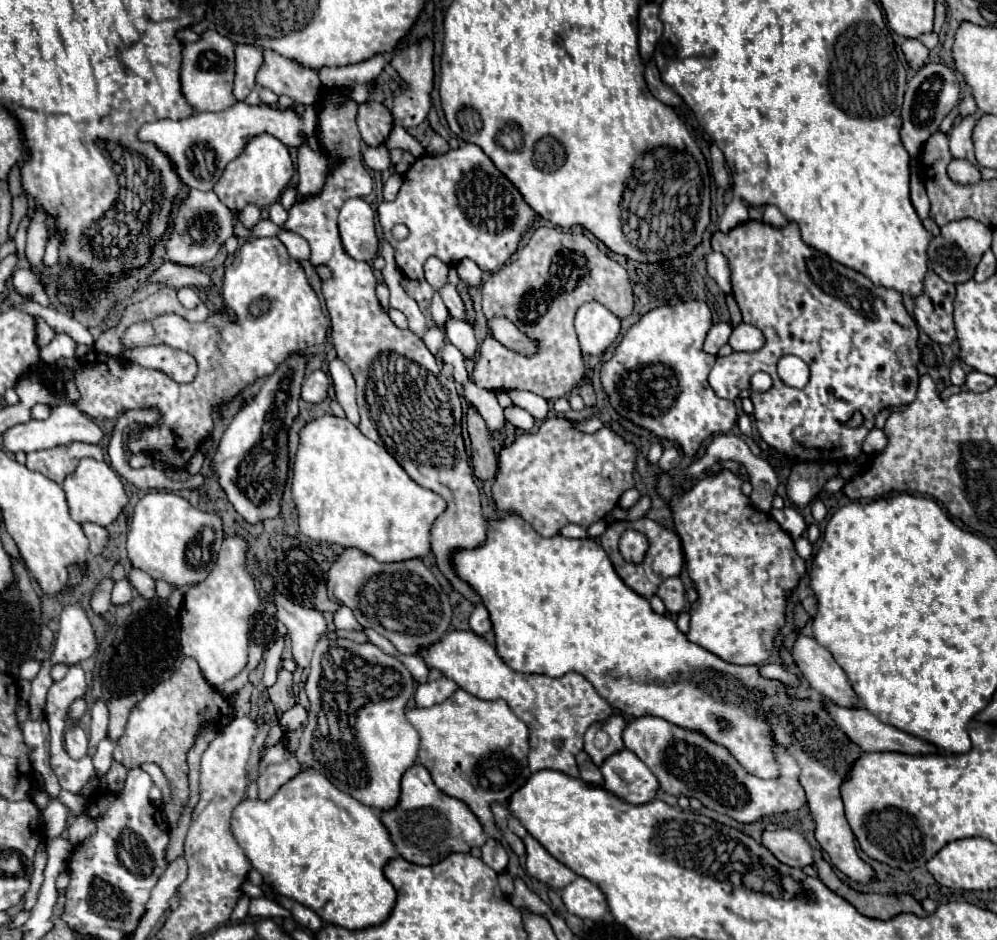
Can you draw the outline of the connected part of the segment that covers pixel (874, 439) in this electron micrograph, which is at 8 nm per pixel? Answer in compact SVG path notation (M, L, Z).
M873 429L873 431L867 435L865 443L863 443L863 451L865 451L865 455L873 457L873 453L879 453L885 445L887 445L885 433L883 433L881 429Z

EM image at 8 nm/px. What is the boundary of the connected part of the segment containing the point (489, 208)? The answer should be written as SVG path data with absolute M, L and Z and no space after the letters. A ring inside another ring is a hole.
M467 143L455 151L447 151L443 155L423 155L419 157L411 169L403 177L403 185L393 201L383 201L377 207L379 223L383 227L385 239L395 249L395 261L399 269L409 279L423 277L423 263L435 255L443 263L455 267L461 259L473 259L481 271L497 271L507 259L517 251L519 239L529 231L535 221L535 211L525 203L519 189L493 165L493 161L483 153L481 147ZM395 223L403 223L409 227L409 237L397 241L391 235L391 227Z

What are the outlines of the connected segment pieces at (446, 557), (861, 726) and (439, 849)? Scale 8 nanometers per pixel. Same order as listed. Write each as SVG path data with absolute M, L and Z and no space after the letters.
M323 87L315 107L319 147L335 161L335 165L329 169L323 189L317 195L297 201L279 229L289 229L309 243L309 263L313 267L329 267L331 277L321 281L321 291L331 319L333 347L337 357L347 363L357 383L357 405L361 415L359 429L371 441L381 443L417 485L435 491L445 499L447 507L431 527L431 551L451 585L469 601L479 603L477 593L455 575L451 565L451 553L455 549L479 547L485 543L487 533L479 489L461 437L461 397L455 389L455 381L441 373L435 355L429 353L425 343L409 329L399 329L381 307L375 295L377 279L371 265L355 261L343 249L337 229L339 209L351 197L369 195L373 187L371 175L359 153L361 137L355 125L357 103L339 87Z
M823 699L823 709L827 711L827 715L835 721L835 725L855 743L859 745L863 751L899 751L899 753L909 753L909 755L923 755L923 753L939 753L937 747L933 747L931 743L925 743L905 731L899 731L893 725L887 725L883 721L879 721L873 713L869 713L863 705L857 707L841 707L837 703L833 703L831 699Z
M423 765L407 769L401 781L401 799L393 811L381 813L381 821L389 829L395 851L417 865L439 863L451 853L467 853L471 847L481 847L487 841L487 835L471 809L463 801L441 793Z

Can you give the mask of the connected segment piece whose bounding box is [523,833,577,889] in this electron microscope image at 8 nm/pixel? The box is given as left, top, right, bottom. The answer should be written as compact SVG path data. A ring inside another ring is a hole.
M529 833L525 835L523 843L527 847L527 871L531 877L553 889L563 889L577 879L577 875L567 865L559 863L551 853L547 853L545 847Z

